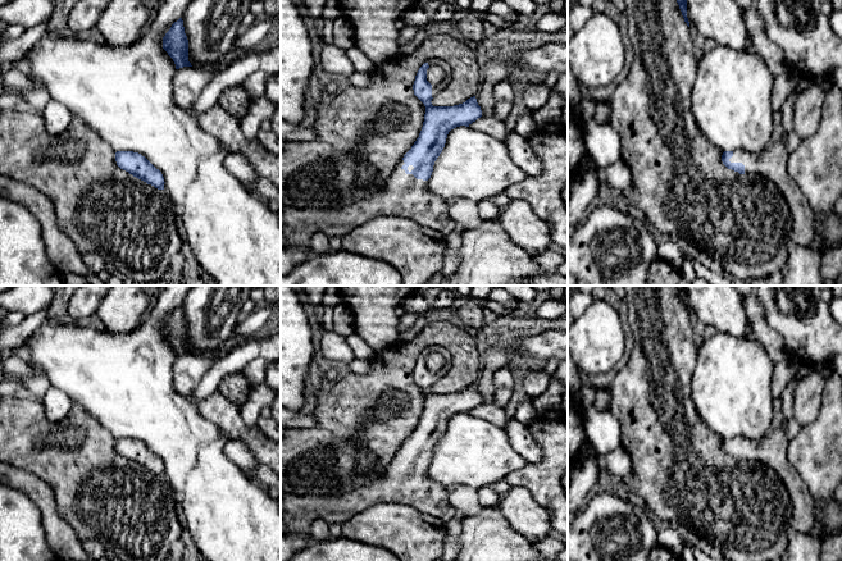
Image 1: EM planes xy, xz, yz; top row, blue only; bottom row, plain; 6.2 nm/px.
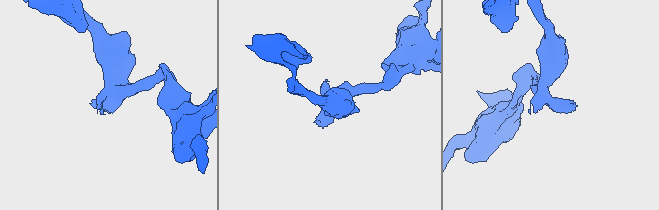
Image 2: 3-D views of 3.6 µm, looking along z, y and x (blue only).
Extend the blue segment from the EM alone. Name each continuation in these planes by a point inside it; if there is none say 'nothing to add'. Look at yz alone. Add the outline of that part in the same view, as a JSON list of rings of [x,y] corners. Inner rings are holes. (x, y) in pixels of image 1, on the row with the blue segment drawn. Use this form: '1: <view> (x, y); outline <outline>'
1: yz (772, 163); outline [[[797,78],[793,94],[784,101],[779,111],[782,113],[780,124],[783,127],[782,138],[768,146],[760,152],[734,150],[731,163],[742,163],[745,175],[764,177],[773,182],[784,196],[791,216],[792,234],[789,241],[796,245],[807,246],[818,234],[814,231],[815,213],[798,184],[788,173],[788,152],[784,147],[784,138],[793,132],[793,105],[800,92],[810,87],[813,78]]]

